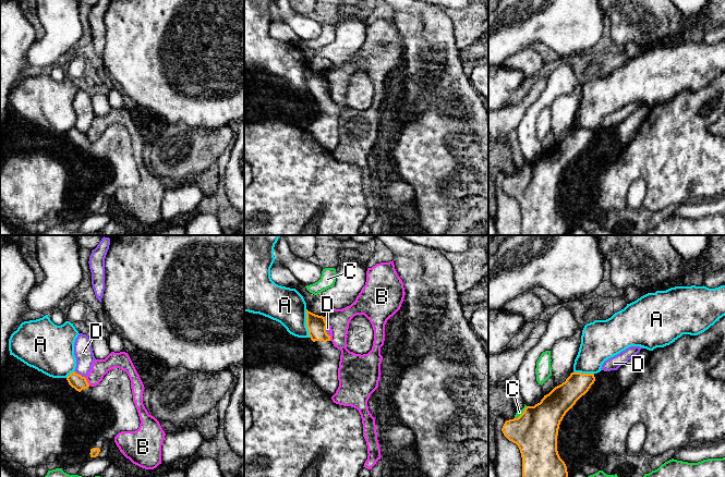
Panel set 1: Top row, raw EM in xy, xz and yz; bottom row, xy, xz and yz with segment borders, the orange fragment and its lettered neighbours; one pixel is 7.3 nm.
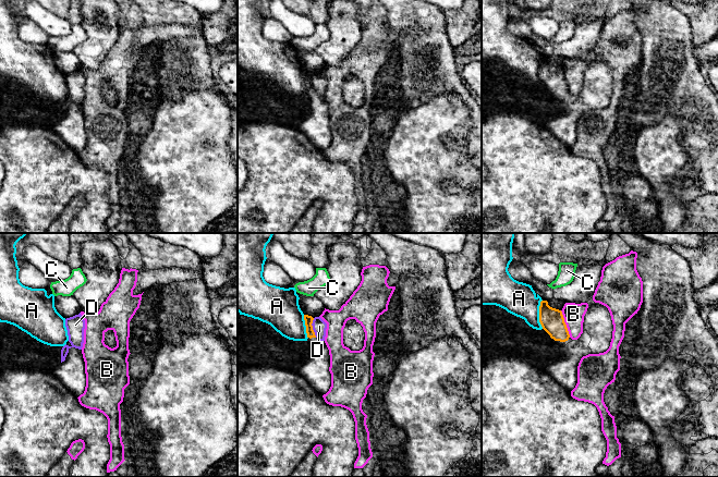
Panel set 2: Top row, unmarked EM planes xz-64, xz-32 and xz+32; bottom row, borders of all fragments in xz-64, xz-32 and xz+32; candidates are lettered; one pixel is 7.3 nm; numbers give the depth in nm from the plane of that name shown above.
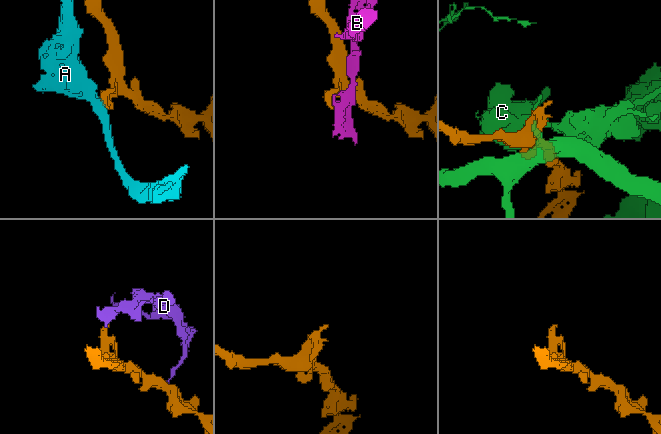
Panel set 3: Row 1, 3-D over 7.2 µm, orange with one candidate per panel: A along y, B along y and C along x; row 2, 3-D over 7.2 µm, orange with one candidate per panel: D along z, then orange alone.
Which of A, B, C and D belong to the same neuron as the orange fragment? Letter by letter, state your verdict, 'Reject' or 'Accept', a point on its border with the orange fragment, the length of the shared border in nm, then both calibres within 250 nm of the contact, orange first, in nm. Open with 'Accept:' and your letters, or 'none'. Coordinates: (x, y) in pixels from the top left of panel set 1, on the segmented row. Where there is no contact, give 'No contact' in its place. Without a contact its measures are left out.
Accept: none
A: Reject. Touches orange at xz (306, 323). Shared border 220 nm. Thickness 150 nm (orange) against 260 nm
B: Reject. Touches orange at xz (325, 321). Shared border 70 nm. Thickness 150 nm (orange) against 170 nm
C: Reject. Touches orange at yz (522, 413). Shared border 130 nm. Thickness 320 nm (orange) against 50 nm
D: Reject. Touches orange at xy (80, 375). Shared border 110 nm. Thickness 110 nm (orange) against 140 nm

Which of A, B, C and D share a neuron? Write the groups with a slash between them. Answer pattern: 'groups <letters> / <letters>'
groups A / B / C / D

